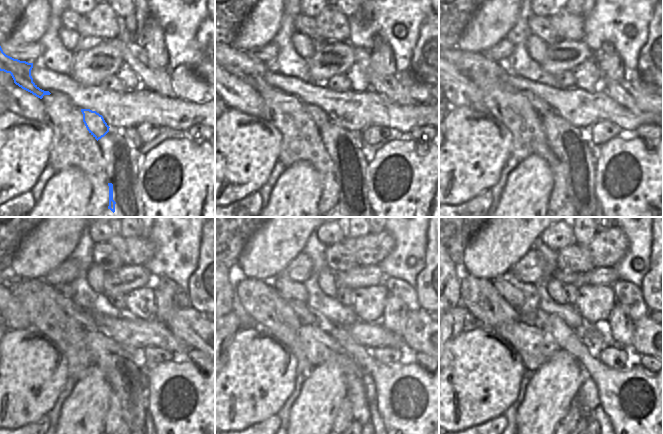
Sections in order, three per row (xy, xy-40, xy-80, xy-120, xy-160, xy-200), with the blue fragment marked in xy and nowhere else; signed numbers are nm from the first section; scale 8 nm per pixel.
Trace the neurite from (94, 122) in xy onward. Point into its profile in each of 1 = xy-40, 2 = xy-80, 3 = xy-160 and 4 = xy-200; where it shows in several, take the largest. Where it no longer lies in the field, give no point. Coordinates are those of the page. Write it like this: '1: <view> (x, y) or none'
1: xy-40 (319, 116)
2: xy-80 (539, 105)
3: xy-160 (307, 317)
4: xy-200 (499, 297)

